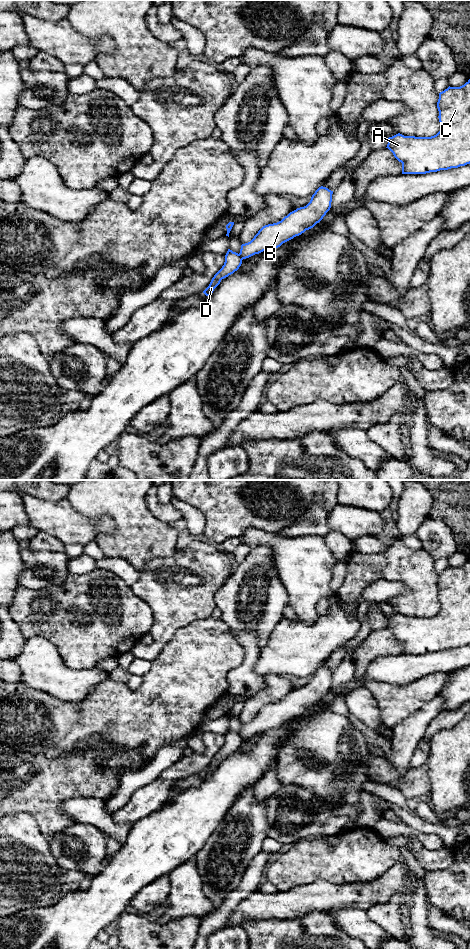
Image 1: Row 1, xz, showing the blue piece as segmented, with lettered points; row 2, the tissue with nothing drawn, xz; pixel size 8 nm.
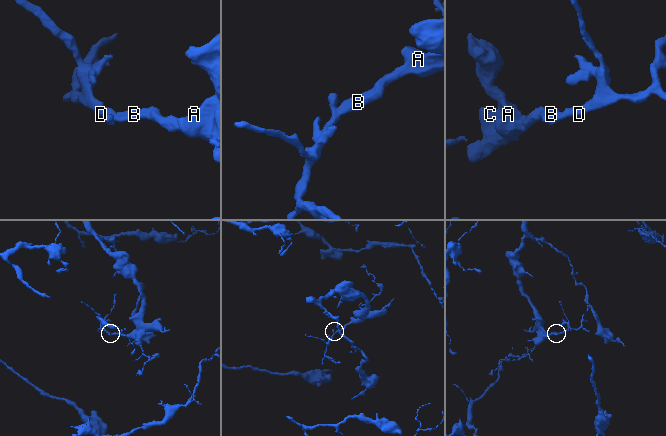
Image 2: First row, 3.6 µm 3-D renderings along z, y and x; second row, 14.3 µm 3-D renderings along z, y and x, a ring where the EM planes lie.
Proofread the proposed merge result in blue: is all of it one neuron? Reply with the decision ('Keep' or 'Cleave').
Cleave

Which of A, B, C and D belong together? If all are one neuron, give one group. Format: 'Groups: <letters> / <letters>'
Groups: A B C / D

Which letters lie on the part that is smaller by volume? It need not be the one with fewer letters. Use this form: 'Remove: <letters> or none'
Remove: D

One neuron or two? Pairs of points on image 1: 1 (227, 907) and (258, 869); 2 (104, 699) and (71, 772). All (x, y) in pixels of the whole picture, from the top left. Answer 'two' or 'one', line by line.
1: one
2: two

